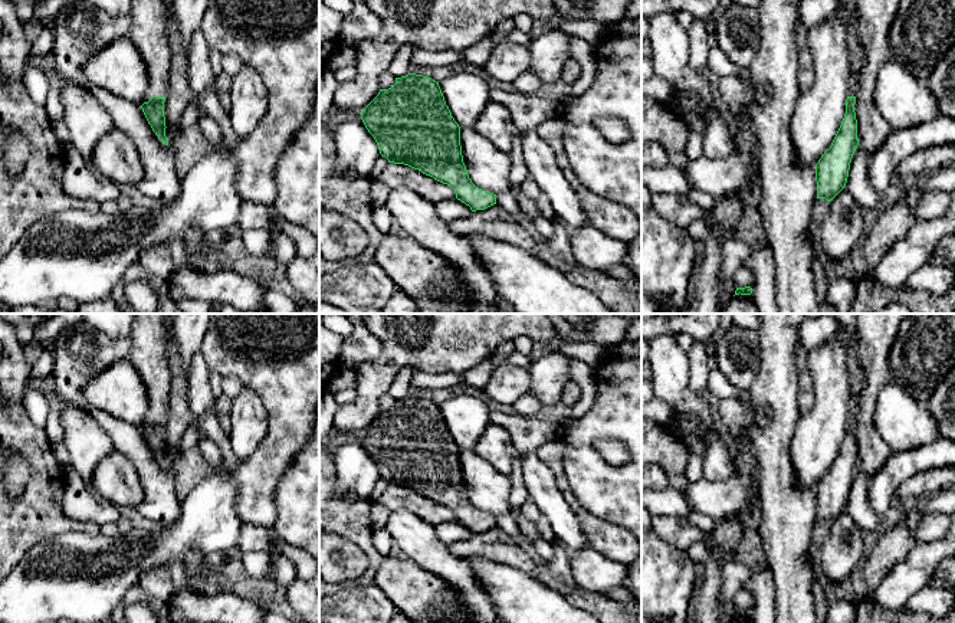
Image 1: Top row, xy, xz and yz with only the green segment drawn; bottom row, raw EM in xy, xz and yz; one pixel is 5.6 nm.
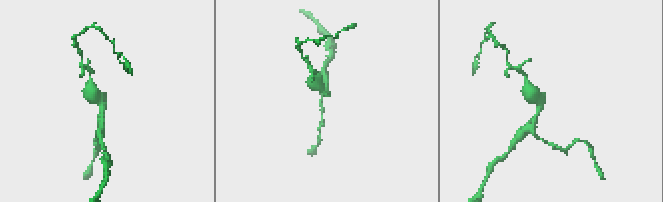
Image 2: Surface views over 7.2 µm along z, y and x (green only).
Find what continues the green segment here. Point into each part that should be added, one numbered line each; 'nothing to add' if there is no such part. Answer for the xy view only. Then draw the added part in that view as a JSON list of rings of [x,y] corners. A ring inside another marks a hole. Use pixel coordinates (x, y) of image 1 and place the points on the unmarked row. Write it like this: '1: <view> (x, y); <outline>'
1: xy (148, 354); [[[134,314],[129,363],[142,378],[148,394],[144,424],[152,419],[165,419],[168,413],[171,371],[167,332],[164,314]]]

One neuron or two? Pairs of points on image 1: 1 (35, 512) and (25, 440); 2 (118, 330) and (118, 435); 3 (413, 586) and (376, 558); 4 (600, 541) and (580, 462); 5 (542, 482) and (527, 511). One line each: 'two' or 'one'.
1: one
2: two
3: two
4: two
5: two

